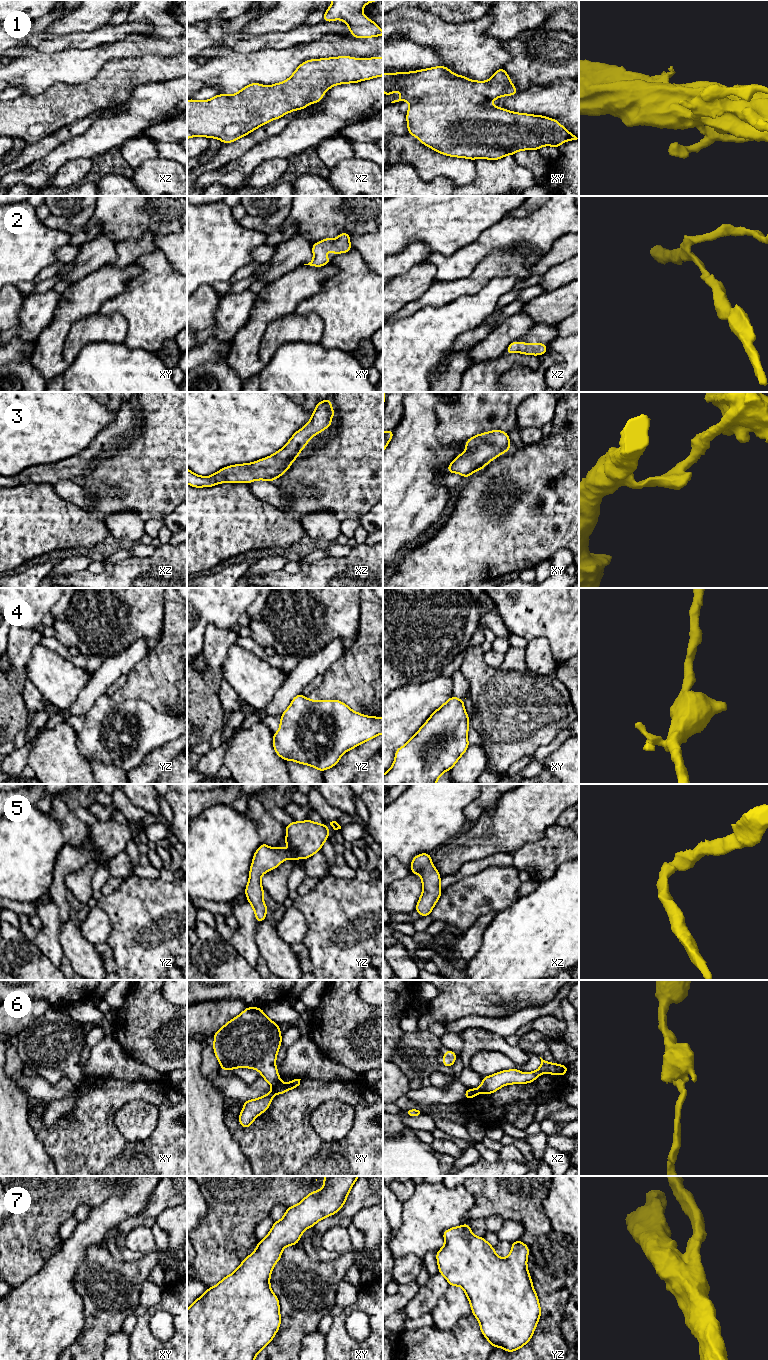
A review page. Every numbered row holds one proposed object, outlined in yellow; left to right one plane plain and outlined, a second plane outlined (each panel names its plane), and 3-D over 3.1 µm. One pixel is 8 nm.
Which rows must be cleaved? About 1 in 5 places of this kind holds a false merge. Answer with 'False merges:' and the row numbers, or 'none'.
False merges: 6

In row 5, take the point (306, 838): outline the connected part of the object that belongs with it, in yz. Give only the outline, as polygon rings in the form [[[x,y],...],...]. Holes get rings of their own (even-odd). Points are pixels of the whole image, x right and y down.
[[[311,820],[303,822],[293,821],[285,826],[287,836],[283,843],[287,843],[296,852],[296,857],[289,849],[281,847],[271,848],[262,843],[253,855],[250,865],[249,882],[245,894],[248,902],[254,909],[256,921],[266,919],[267,906],[263,901],[264,890],[261,877],[269,870],[277,868],[285,859],[293,862],[297,859],[307,859],[321,850],[323,843],[328,839],[329,832],[325,824]]]

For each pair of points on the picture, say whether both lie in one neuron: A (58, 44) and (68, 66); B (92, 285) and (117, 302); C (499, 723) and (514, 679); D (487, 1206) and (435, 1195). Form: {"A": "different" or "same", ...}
{"A": "different", "B": "different", "C": "same", "D": "different"}

